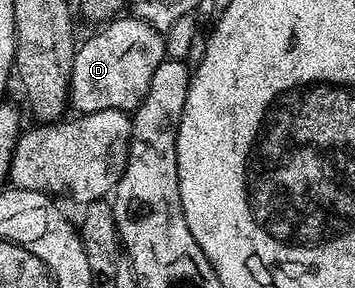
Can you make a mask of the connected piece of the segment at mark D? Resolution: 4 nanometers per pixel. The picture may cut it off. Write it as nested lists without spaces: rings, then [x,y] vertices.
[[[118,17],[110,19],[86,43],[82,42],[75,53],[75,61],[69,86],[69,102],[72,110],[77,113],[86,111],[102,111],[115,109],[116,111],[134,112],[143,101],[147,89],[151,85],[151,77],[155,77],[155,69],[167,57],[165,54],[165,36],[150,23],[136,17]]]

